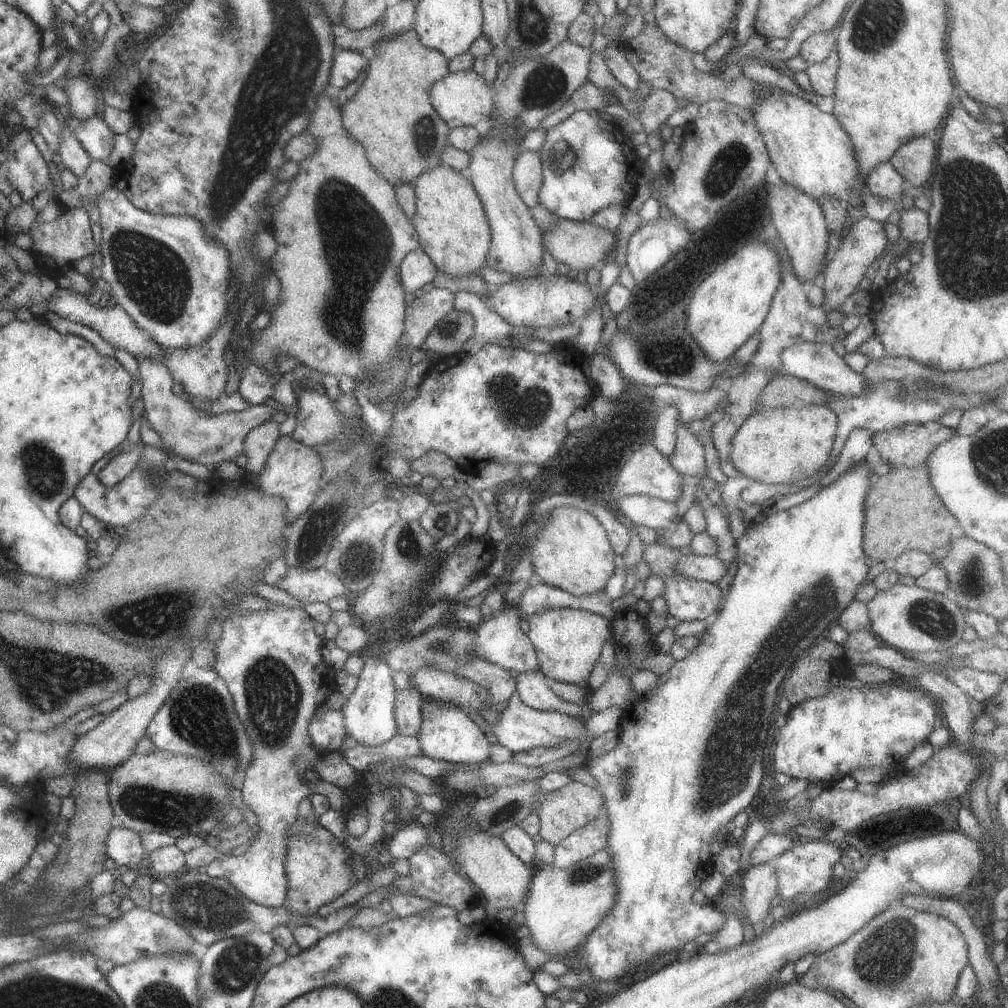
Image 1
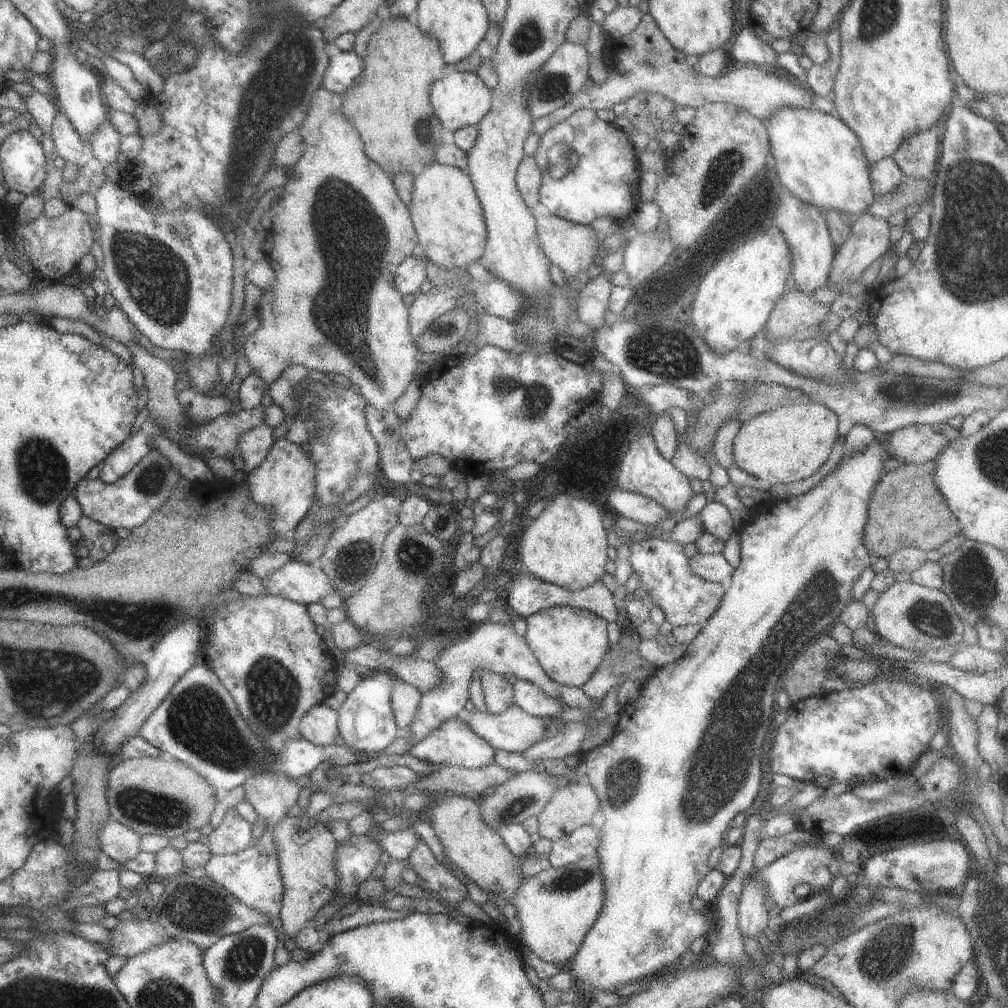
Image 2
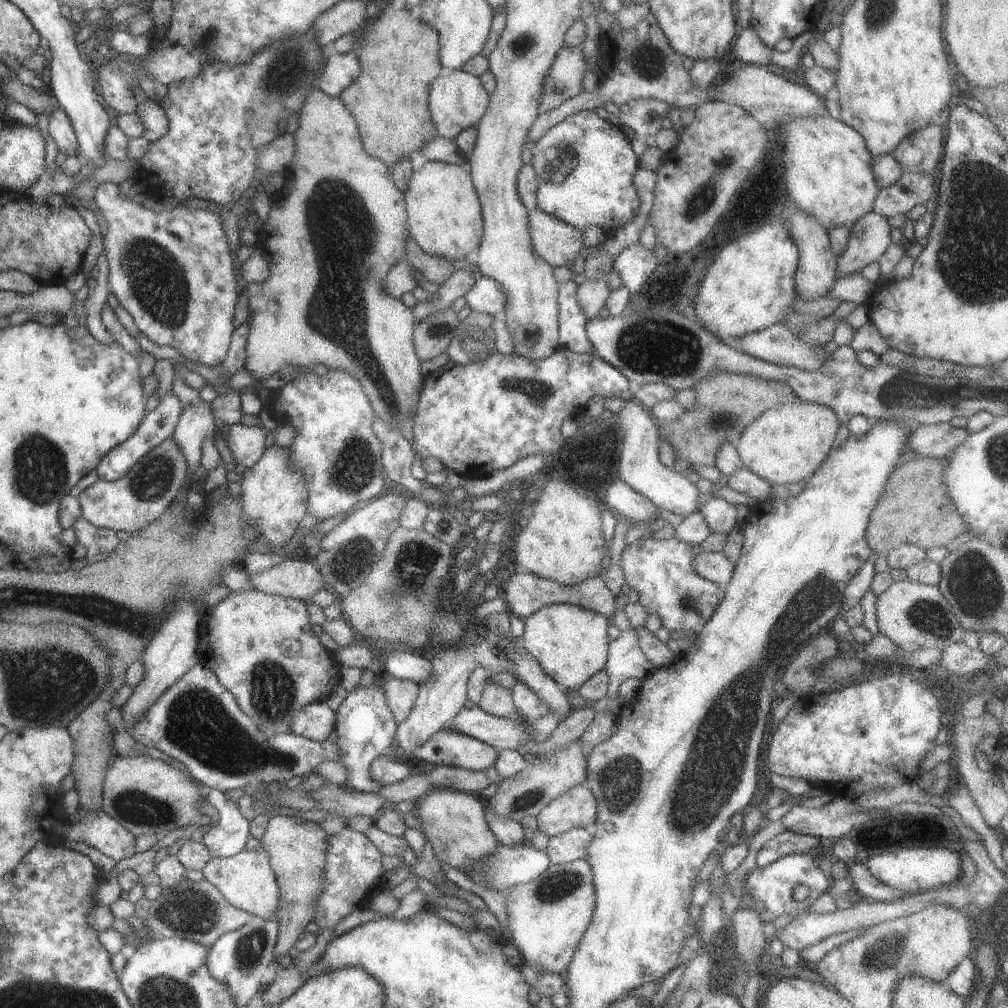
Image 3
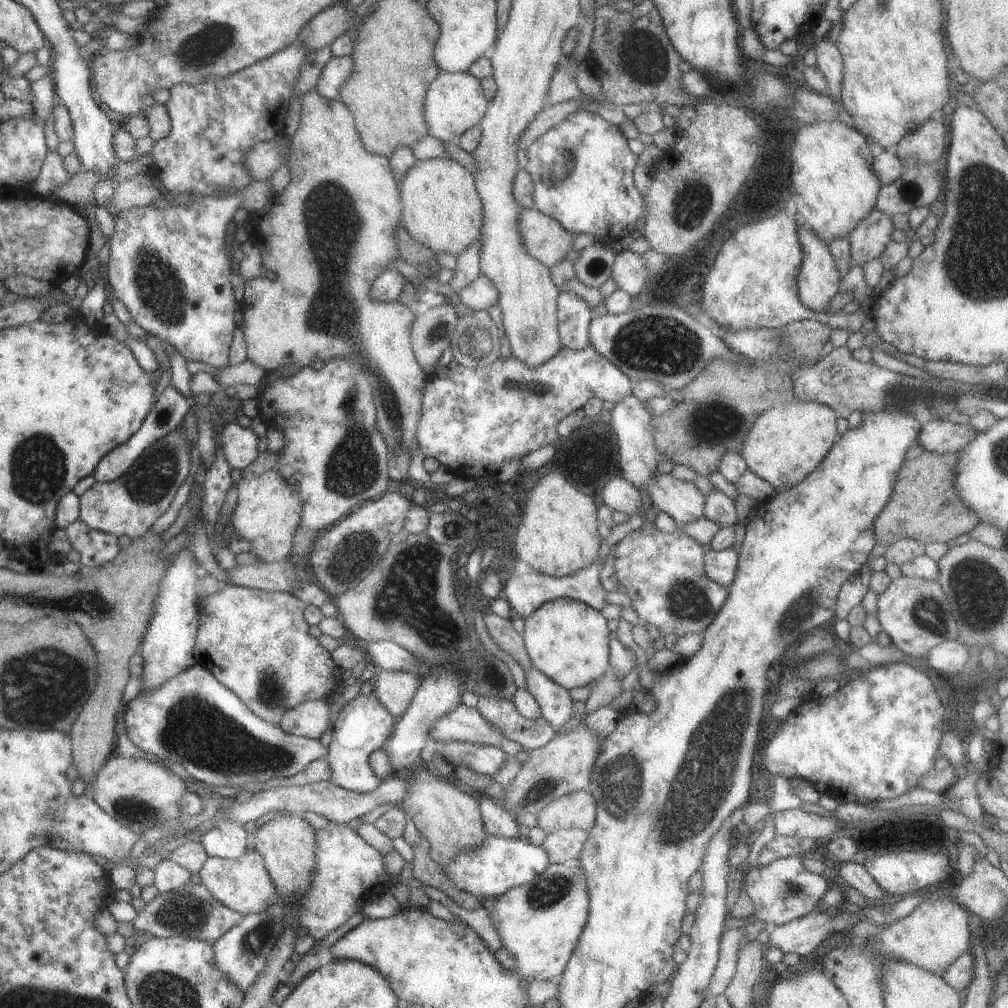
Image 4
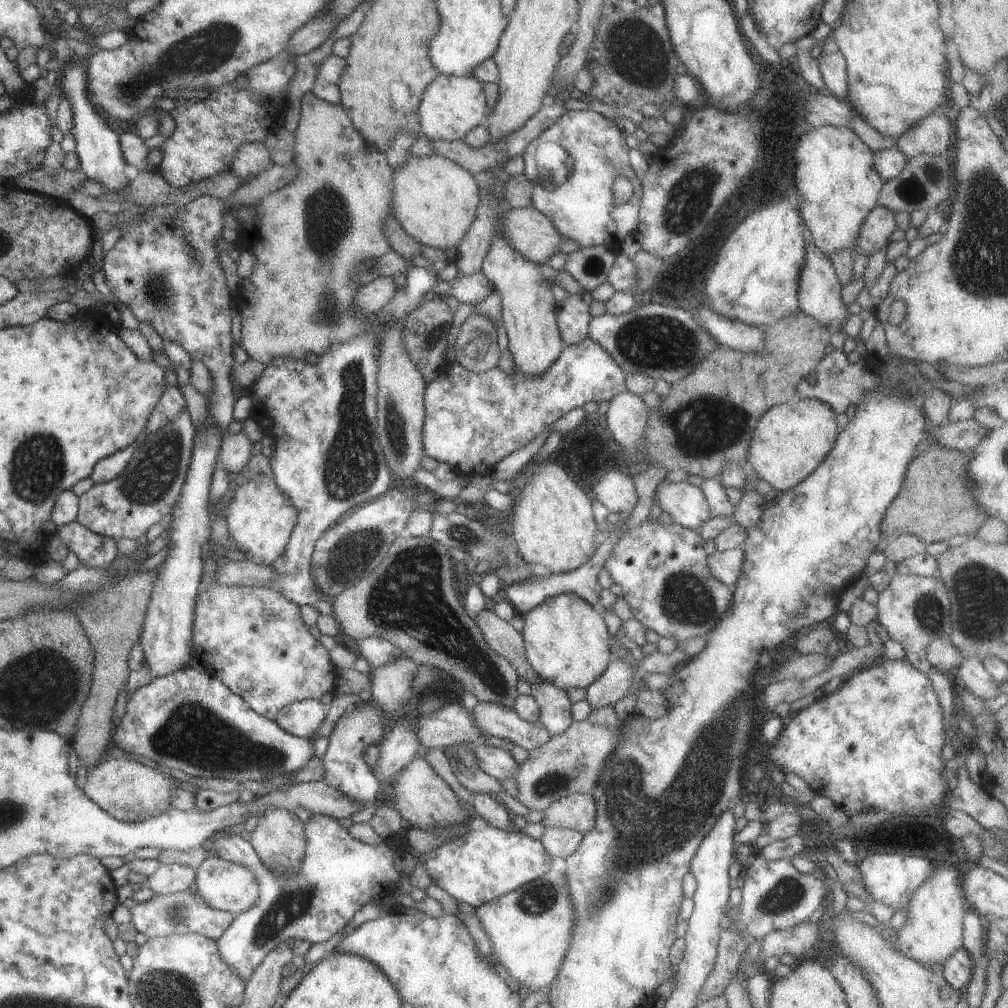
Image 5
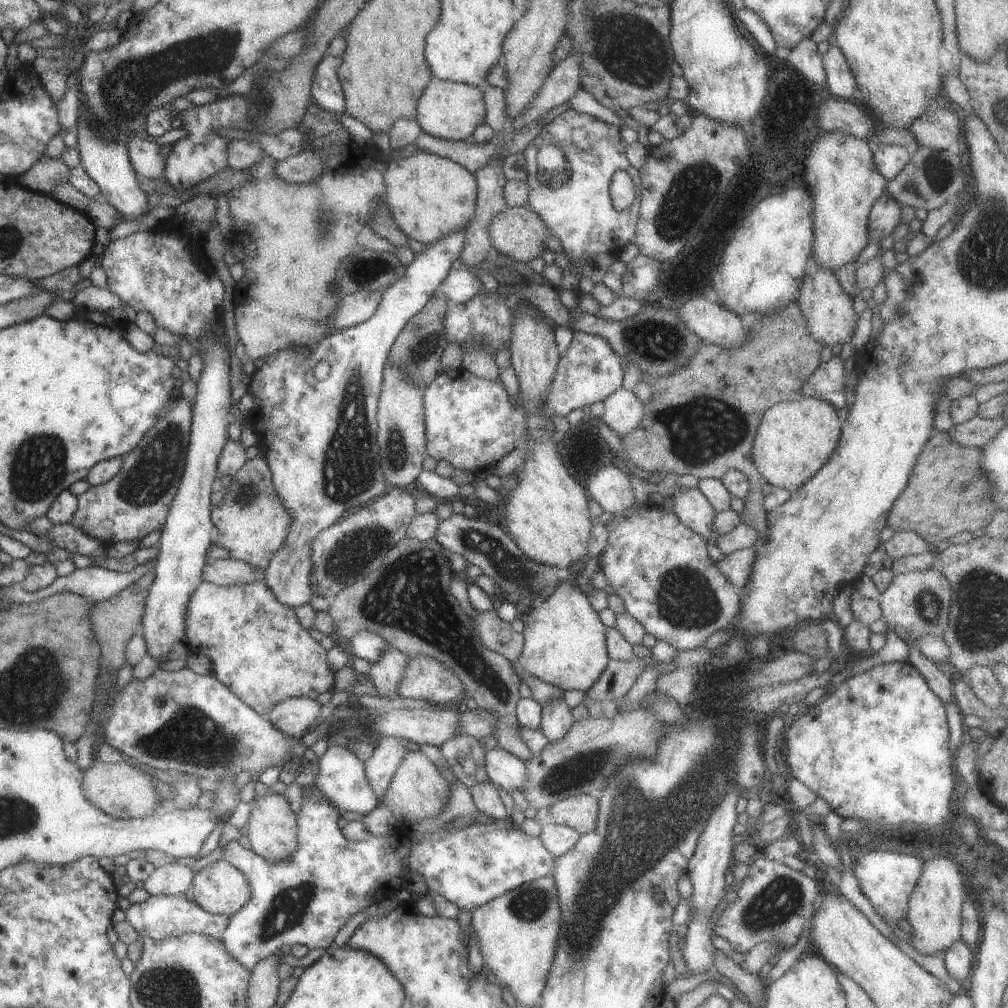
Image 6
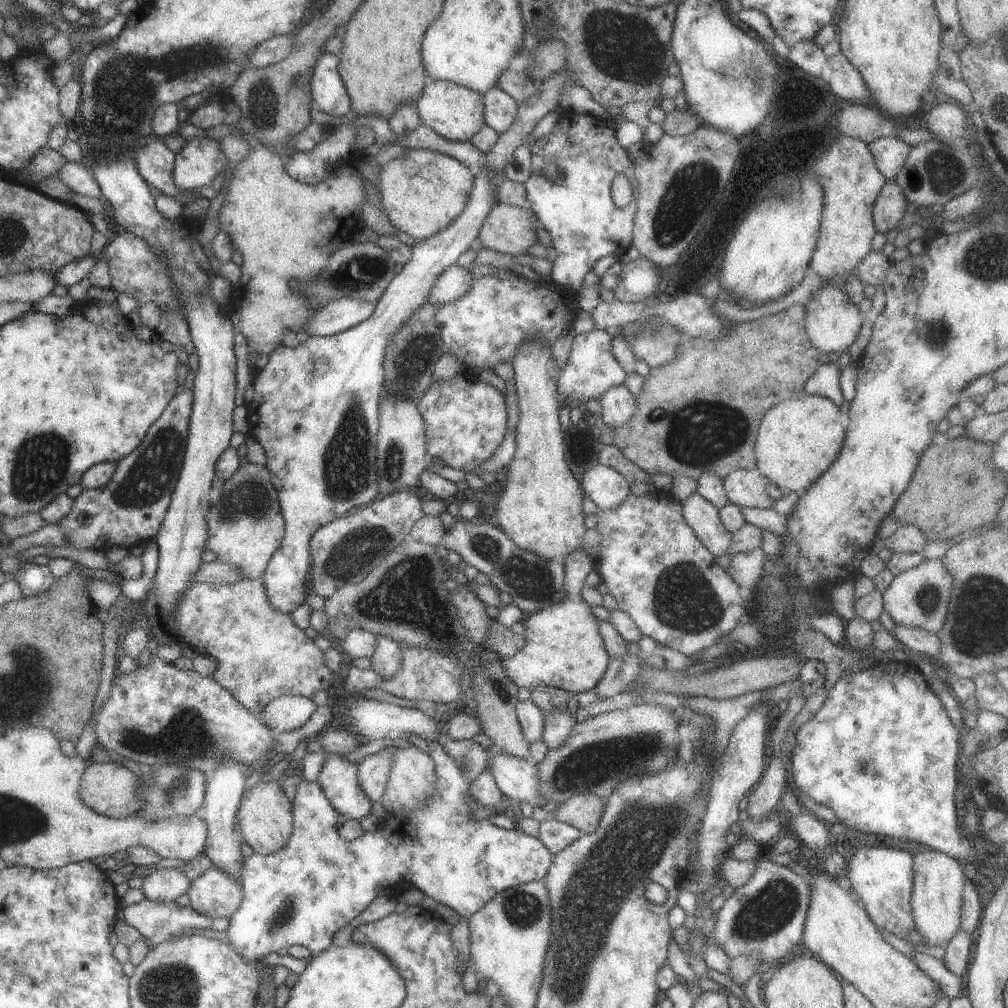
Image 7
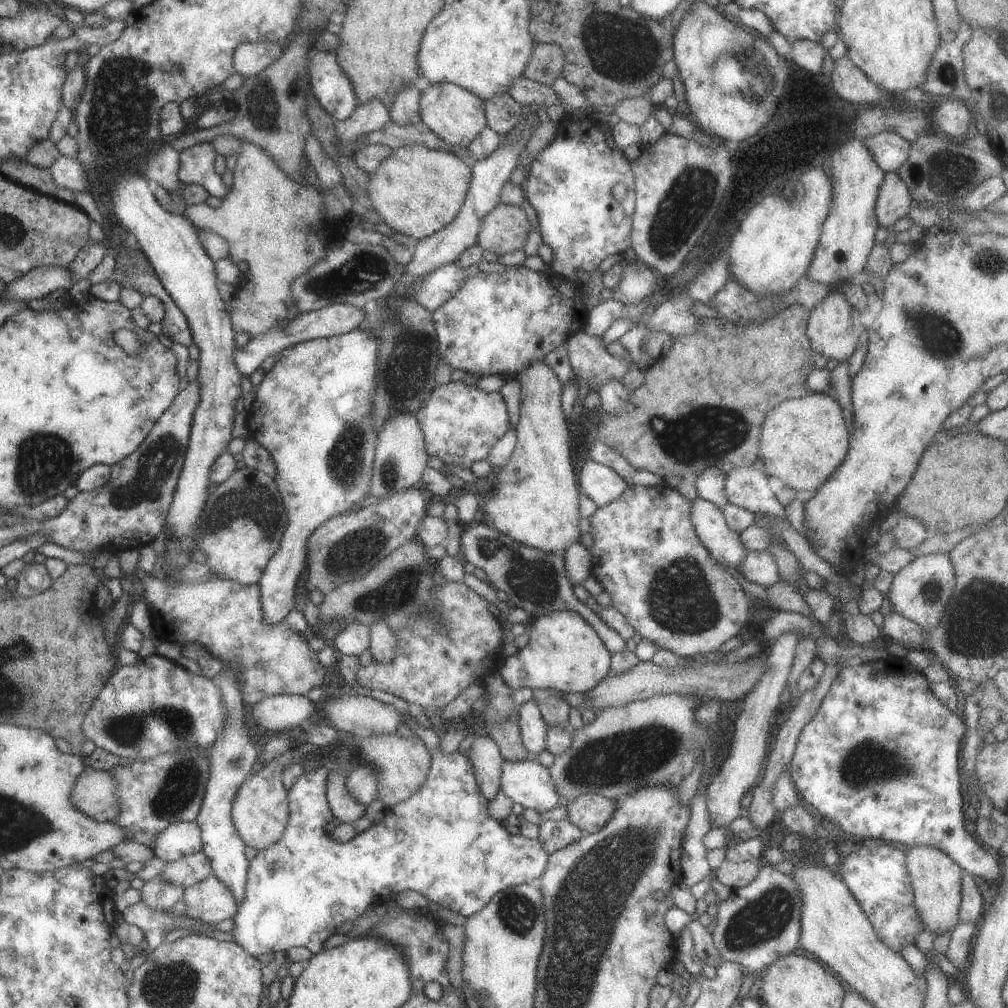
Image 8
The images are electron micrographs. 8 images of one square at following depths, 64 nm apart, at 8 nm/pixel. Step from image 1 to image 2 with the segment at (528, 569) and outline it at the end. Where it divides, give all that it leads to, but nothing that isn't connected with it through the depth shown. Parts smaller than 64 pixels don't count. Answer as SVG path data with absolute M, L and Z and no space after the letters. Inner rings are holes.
M485 621L481 623L464 642L454 641L448 645L439 653L439 656L436 656L433 664L441 673L441 683L431 690L422 692L414 719L405 729L398 729L398 737L410 745L420 743L430 732L441 726L441 723L455 718L460 710L465 708L469 700L469 683L476 669L485 669L500 675L513 675L517 680L530 682L544 695L554 698L554 701L562 701L559 696L559 684L544 673L532 650L528 644L524 643L523 638L516 634L511 622L501 624Z

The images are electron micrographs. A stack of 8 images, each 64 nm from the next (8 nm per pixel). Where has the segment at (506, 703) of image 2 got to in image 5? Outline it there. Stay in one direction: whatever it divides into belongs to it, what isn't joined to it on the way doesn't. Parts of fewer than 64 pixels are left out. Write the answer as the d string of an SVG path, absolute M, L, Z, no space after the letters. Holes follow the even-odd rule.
M479 703L471 713L473 726L484 737L495 736L517 743L528 753L543 746L552 736L539 724L521 720L513 709Z

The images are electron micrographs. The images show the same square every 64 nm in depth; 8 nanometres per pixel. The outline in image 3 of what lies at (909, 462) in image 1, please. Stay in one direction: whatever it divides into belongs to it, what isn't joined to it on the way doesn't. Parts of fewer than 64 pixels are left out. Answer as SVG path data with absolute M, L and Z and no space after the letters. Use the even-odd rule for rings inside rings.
M948 423L914 426L907 443L917 457L948 457L970 434Z

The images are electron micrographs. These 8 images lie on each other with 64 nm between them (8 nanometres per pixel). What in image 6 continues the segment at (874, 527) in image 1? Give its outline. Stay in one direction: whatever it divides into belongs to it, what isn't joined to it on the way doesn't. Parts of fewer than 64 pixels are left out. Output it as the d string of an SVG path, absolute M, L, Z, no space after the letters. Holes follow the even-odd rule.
M953 441L936 448L924 448L918 456L908 485L887 515L887 526L896 531L913 531L928 545L938 546L958 533L985 528L999 510L990 497L993 483L981 471L982 447L968 447Z

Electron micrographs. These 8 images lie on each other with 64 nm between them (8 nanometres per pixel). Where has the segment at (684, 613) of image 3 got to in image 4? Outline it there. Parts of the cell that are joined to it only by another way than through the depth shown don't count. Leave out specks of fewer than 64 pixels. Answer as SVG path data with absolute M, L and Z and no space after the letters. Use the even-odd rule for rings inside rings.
M679 524L674 532L666 534L658 528L650 534L644 534L642 530L632 531L615 546L614 574L618 582L624 586L626 595L630 597L631 608L634 608L642 624L655 627L662 635L670 634L676 637L686 634L698 634L702 636L704 630L712 623L724 602L728 599L729 588L710 581L704 573L704 548L697 540L687 536Z

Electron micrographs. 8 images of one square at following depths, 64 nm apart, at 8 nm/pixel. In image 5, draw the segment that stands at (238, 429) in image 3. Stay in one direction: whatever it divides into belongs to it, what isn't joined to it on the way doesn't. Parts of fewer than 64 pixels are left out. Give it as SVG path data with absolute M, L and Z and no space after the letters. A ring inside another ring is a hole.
M241 430L236 434L226 432L223 436L217 464L228 473L240 473L253 457L254 442Z

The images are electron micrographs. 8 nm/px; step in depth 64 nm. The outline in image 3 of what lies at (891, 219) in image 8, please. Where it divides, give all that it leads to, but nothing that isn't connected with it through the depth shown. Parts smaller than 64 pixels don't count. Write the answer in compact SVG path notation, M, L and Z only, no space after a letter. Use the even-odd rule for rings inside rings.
M871 211L849 230L849 240L842 257L837 258L837 276L844 277L861 271L878 261L892 245L888 220Z

